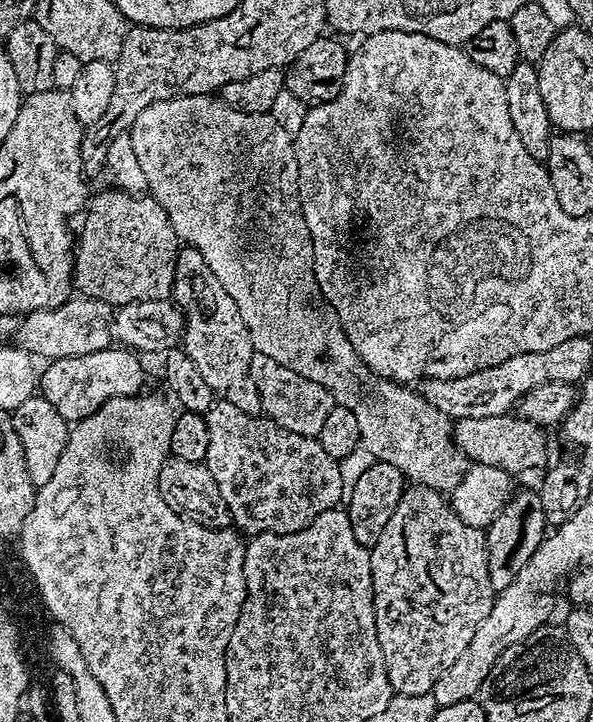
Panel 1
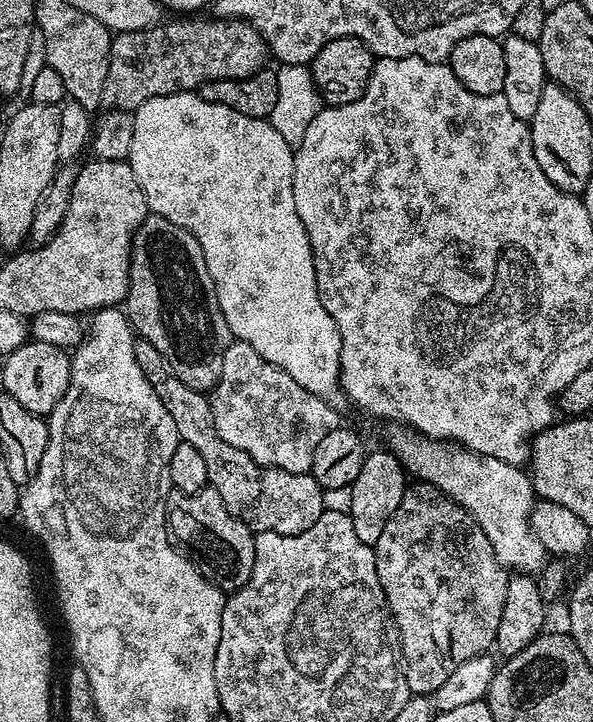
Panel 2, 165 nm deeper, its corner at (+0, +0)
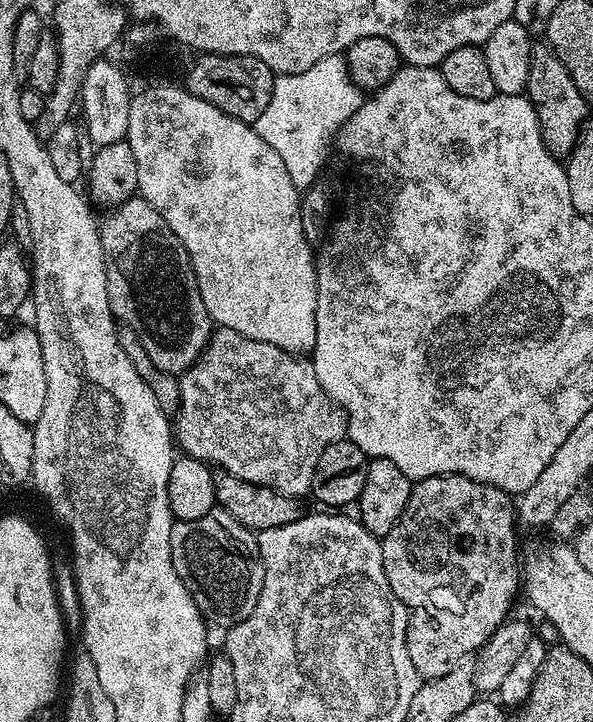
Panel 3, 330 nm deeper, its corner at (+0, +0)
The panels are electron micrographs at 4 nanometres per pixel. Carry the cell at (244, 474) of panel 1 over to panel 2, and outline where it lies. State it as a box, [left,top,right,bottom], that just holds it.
[134,340,326,536]

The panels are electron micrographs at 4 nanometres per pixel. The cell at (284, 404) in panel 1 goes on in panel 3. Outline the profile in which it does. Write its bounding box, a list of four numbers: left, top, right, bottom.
[174,327,348,498]

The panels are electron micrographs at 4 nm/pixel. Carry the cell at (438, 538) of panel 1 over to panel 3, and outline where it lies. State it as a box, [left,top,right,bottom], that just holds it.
[380,476,522,682]

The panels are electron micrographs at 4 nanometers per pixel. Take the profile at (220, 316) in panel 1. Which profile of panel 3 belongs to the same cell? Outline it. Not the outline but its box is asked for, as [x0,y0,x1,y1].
[99,194,214,374]

